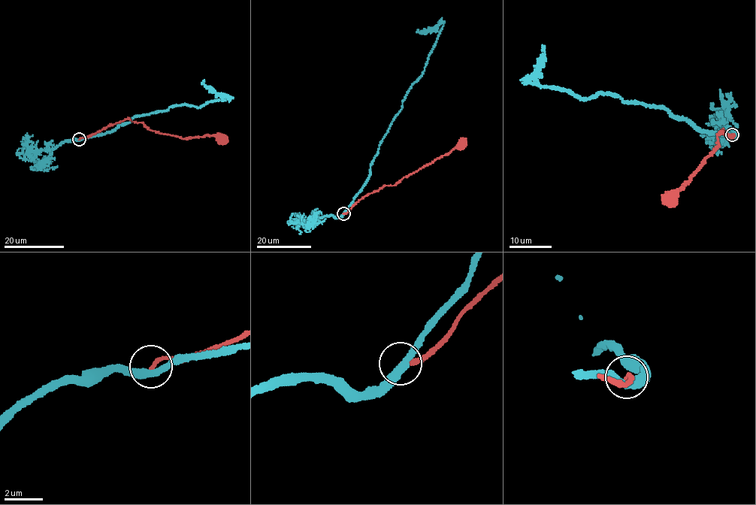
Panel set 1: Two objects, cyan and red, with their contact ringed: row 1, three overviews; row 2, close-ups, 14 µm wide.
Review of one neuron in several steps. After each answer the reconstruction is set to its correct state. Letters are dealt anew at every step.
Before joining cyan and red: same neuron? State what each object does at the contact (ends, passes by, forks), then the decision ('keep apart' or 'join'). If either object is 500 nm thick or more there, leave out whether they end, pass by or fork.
cyan passes by; red ends; keep apart

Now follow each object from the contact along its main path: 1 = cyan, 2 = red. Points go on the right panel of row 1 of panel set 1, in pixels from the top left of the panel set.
1: (732, 135), (711, 134), (666, 110), (612, 95), (583, 99), (530, 83), (542, 46)
2: (732, 135), (724, 134), (721, 130), (717, 138), (718, 144), (683, 189), (669, 199)

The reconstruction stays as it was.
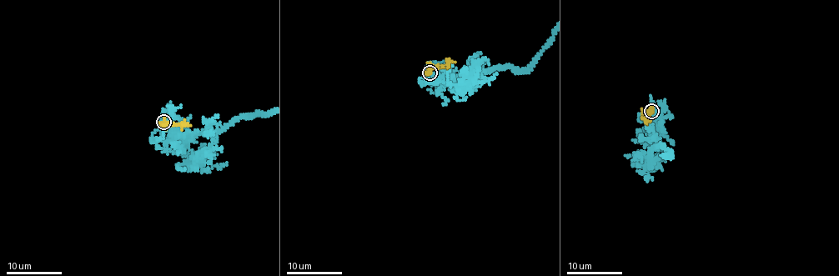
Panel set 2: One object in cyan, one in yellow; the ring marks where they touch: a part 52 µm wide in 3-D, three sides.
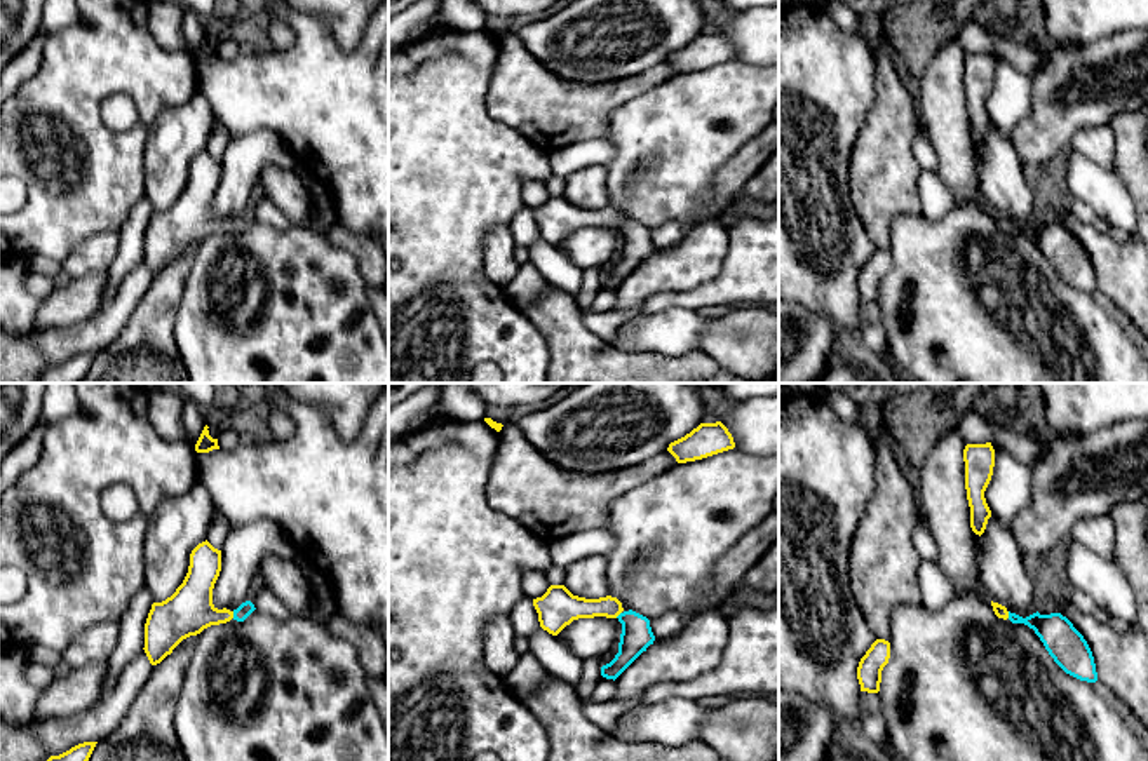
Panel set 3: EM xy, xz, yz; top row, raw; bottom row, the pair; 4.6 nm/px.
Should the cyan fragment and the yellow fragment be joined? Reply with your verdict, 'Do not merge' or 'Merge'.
Merge

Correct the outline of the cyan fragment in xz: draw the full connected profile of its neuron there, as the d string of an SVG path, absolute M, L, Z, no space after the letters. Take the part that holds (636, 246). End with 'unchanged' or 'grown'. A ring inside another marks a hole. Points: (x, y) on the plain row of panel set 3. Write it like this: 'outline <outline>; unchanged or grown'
outline M550 195L542 207L533 209L544 240L557 246L578 228L606 226L622 233L618 263L601 277L601 286L617 289L650 254L655 246L650 230L632 219L625 221L617 207L585 209L573 205L564 195Z; grown

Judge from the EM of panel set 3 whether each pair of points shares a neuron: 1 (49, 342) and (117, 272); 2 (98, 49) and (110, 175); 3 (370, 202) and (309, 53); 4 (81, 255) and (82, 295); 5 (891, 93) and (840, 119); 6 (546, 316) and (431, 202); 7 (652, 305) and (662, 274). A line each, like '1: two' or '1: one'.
1: two
2: one
3: one
4: two
5: two
6: two
7: two

